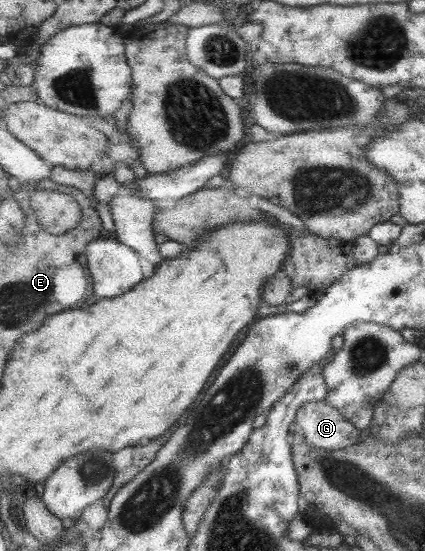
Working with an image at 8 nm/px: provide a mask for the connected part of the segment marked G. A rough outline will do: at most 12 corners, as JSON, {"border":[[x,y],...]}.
{"border":[[328,400],[296,423],[311,447],[350,448],[363,434]]}

